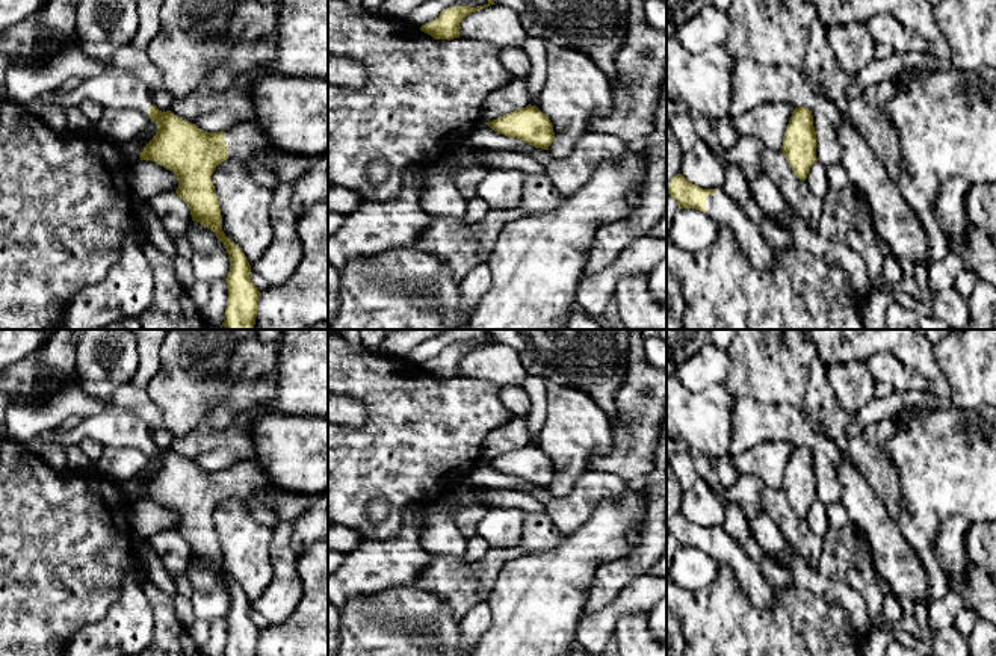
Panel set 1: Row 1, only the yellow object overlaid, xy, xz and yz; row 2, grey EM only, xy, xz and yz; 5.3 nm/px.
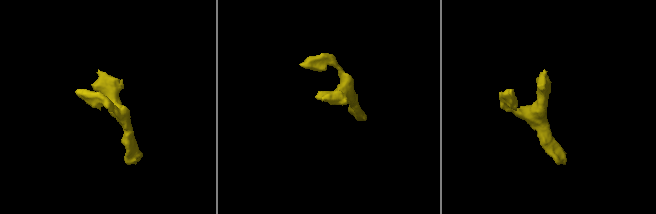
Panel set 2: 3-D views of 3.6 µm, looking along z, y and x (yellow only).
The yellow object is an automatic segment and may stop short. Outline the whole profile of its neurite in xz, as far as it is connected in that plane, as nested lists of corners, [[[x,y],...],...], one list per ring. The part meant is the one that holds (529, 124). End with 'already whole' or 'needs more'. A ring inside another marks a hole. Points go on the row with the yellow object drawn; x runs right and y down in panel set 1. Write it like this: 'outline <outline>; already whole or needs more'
outline [[[529,104],[493,121],[479,121],[467,144],[487,151],[512,151],[515,145],[549,150],[553,139],[550,119]]]; needs more

